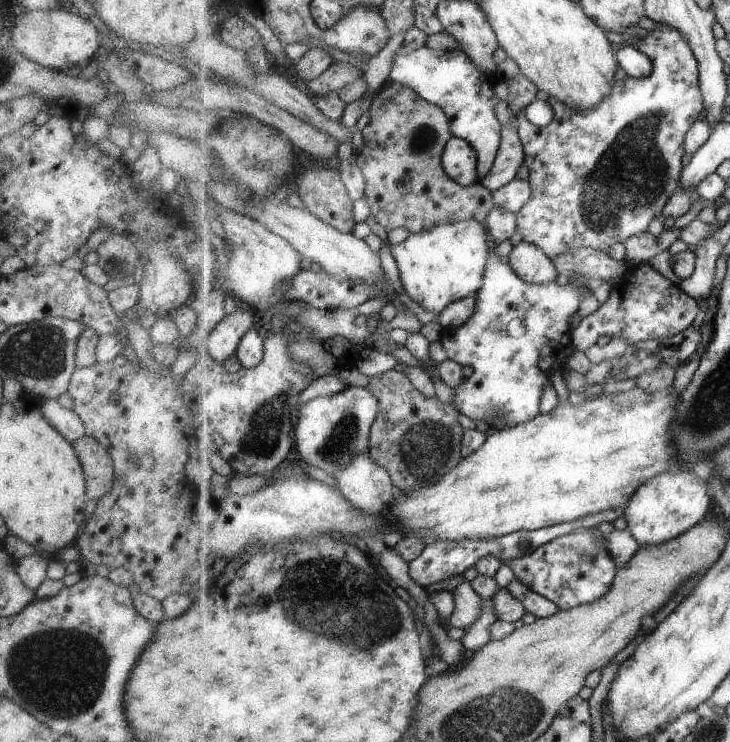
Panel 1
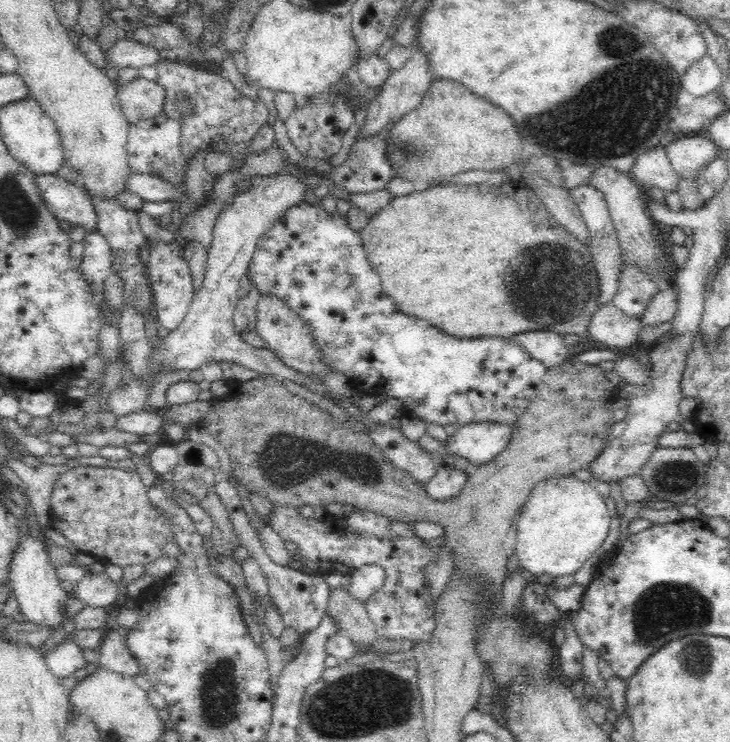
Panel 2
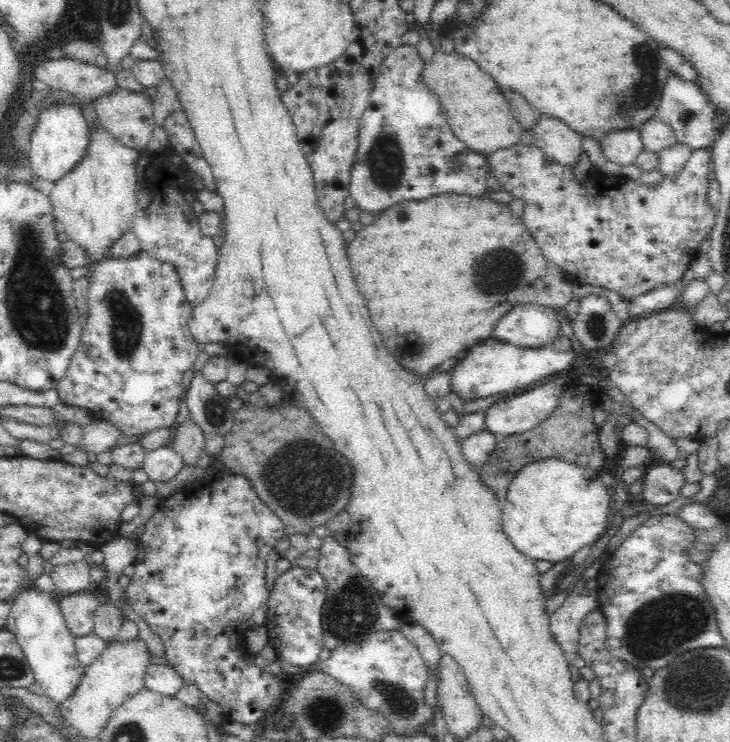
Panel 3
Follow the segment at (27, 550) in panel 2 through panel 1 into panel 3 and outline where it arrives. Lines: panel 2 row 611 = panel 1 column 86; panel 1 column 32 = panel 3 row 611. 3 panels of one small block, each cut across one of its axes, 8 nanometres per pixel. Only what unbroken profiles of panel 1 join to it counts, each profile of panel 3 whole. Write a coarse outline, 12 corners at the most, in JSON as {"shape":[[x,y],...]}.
{"shape":[[29,580],[12,598],[14,633],[57,704],[85,670],[58,594]]}

